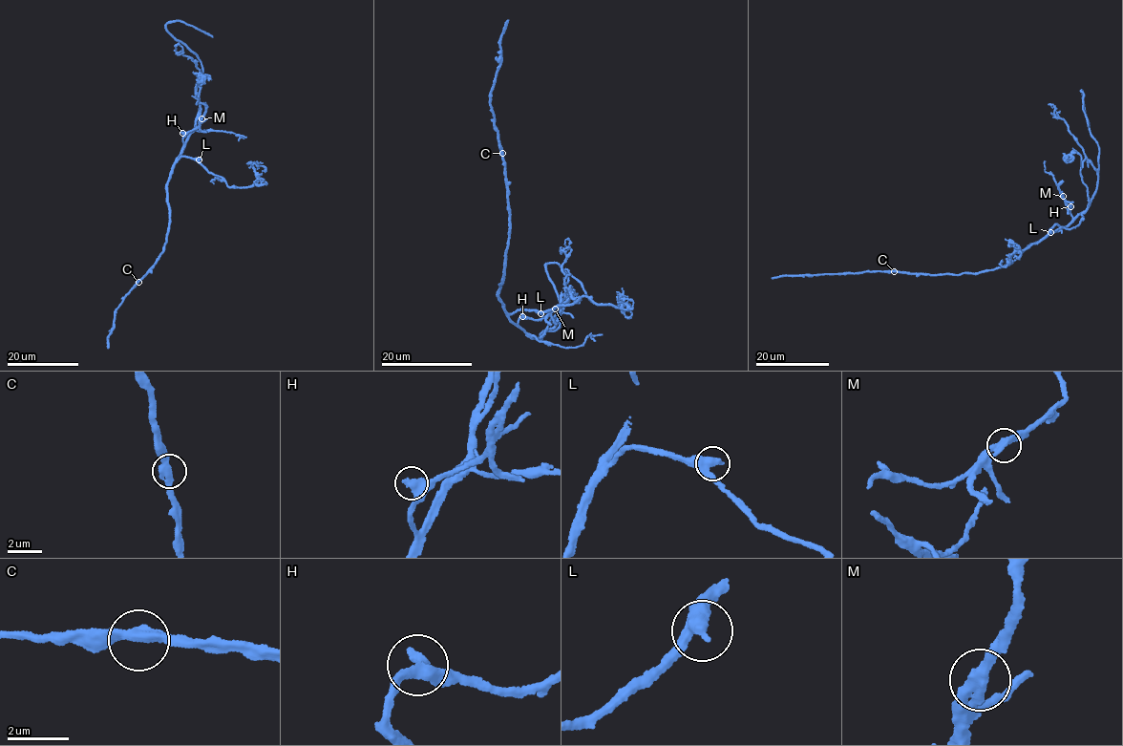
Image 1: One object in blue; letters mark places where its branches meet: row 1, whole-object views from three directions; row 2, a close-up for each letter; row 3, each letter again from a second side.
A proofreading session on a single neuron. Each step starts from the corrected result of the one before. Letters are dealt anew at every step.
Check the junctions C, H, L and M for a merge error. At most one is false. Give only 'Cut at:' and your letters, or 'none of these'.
Cut at: M

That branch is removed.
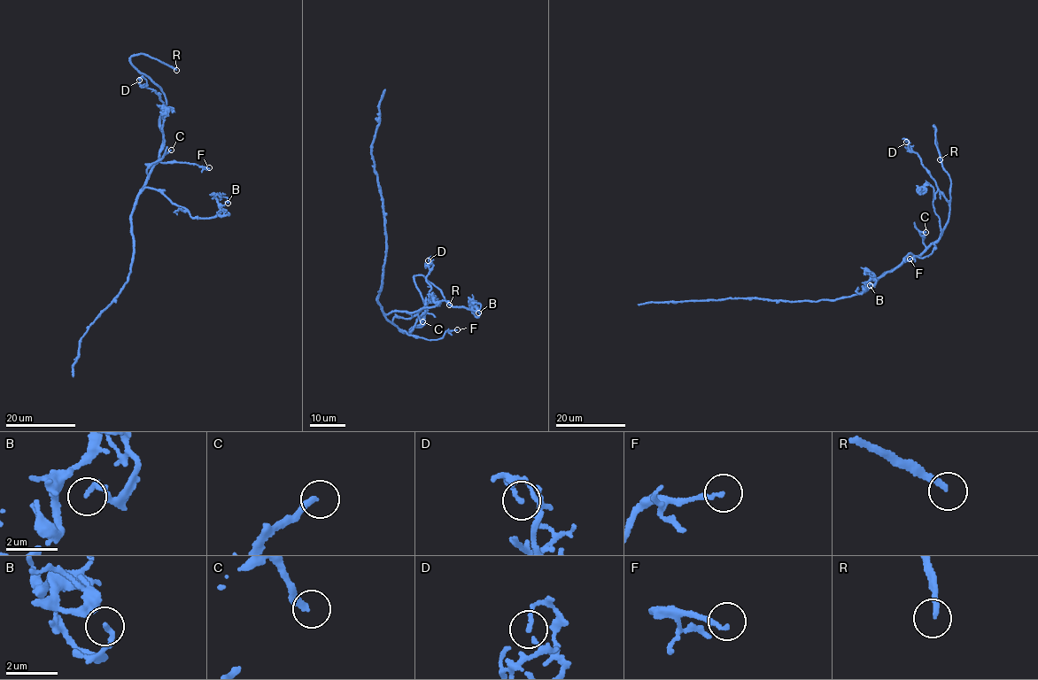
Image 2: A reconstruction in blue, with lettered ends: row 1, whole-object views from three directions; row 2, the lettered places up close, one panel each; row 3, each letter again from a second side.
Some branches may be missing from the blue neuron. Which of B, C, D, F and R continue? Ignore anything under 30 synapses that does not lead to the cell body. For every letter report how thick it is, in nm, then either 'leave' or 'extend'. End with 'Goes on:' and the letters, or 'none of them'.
B: calibre 160 nm; leave
C: calibre 240 nm; leave
D: calibre 150 nm; leave
F: calibre 140 nm; leave
R: calibre 220 nm; extend
Goes on: R

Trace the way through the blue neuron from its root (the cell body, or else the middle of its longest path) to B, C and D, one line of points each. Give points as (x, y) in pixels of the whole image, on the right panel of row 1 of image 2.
B: (881, 276), (908, 260), (911, 254), (894, 269), (872, 279), (863, 291), (869, 281), (876, 281), (870, 285)
C: (881, 276), (920, 254), (925, 245), (919, 232), (925, 232)
D: (881, 276), (917, 256), (938, 239), (949, 216), (949, 202), (906, 142)

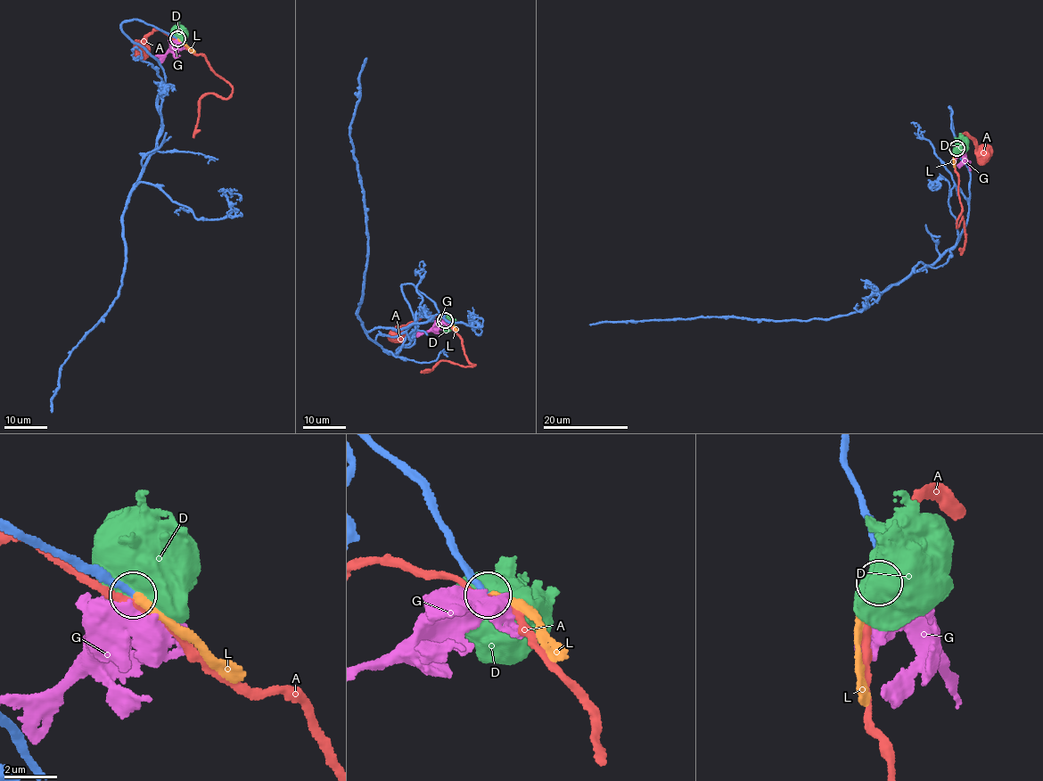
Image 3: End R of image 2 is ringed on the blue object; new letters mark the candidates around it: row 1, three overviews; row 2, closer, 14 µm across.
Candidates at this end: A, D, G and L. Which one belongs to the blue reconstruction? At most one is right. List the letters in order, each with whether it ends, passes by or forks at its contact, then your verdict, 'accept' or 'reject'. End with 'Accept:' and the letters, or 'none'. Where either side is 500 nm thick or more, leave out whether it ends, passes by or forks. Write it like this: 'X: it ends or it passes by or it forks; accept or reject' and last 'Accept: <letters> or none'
A: it passes by; reject
D: reject
G: reject
L: it ends; accept
Accept: L

